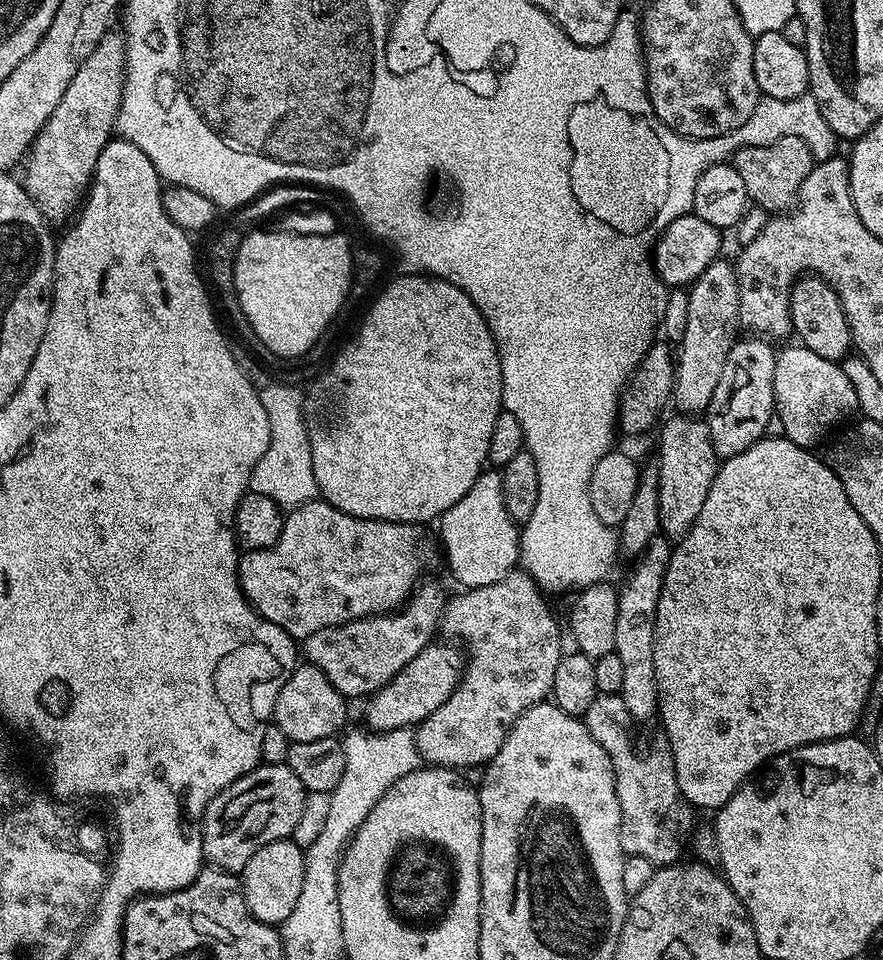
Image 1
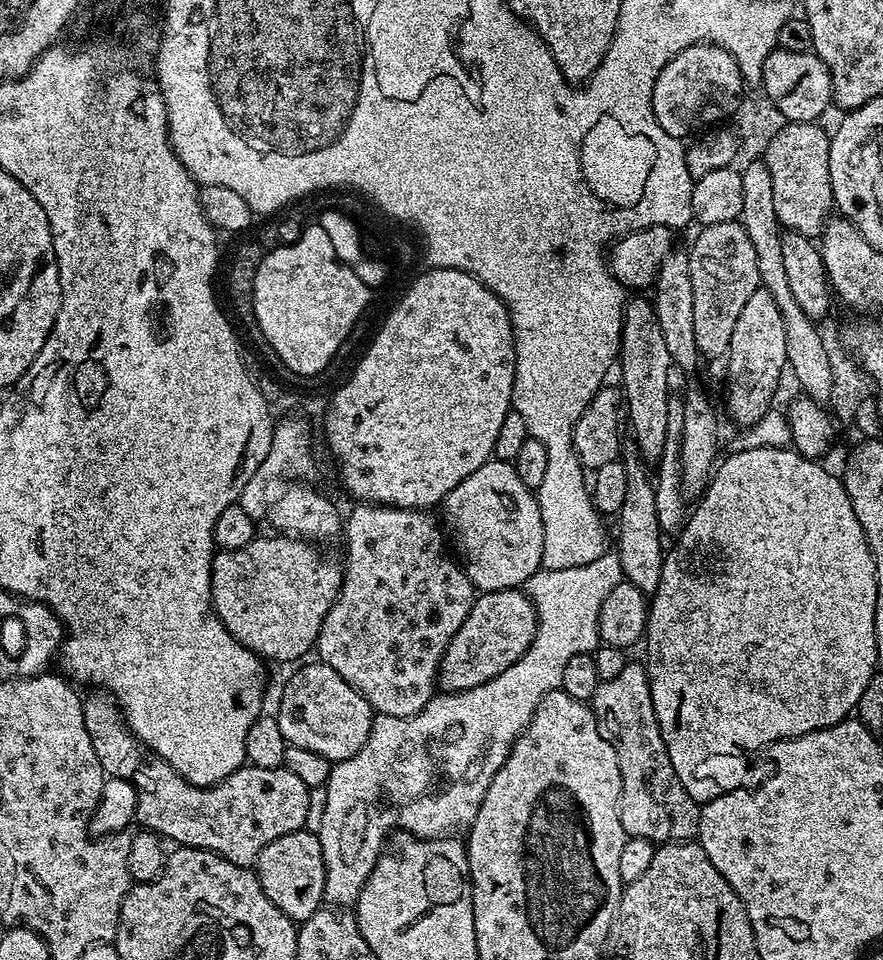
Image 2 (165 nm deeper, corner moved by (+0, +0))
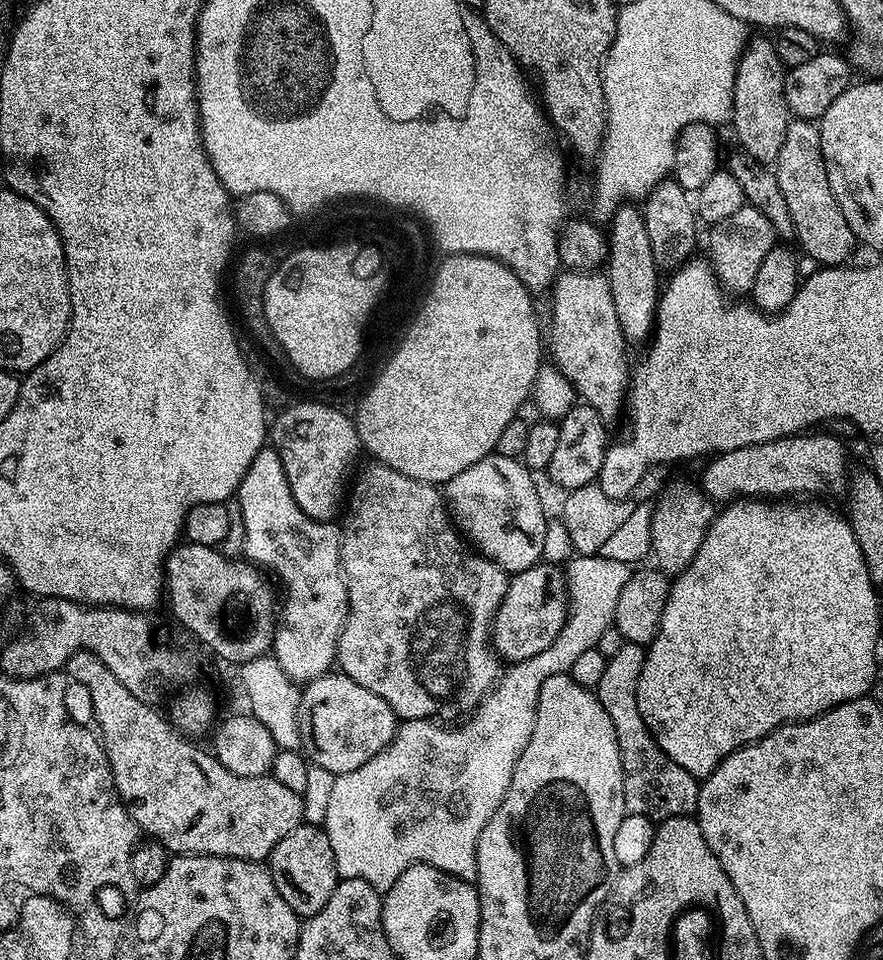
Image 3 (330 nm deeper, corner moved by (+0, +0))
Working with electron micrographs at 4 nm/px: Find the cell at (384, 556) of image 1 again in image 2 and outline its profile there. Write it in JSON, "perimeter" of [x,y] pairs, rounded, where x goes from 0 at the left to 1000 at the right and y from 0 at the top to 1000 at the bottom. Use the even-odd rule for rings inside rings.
{"perimeter":[[[325,556],[308,557],[313,558],[296,557],[277,571],[246,574],[240,580],[240,631],[245,643],[275,675],[283,676],[304,690],[335,688],[357,676],[365,648],[381,628],[381,621],[390,608],[390,593],[386,584],[366,579],[357,566]]]}

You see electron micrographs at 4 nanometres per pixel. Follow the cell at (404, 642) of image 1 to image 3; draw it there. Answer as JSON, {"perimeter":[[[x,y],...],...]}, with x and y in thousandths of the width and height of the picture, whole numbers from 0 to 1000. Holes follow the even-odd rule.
{"perimeter":[[[421,481],[418,484],[408,497],[407,495],[402,497],[398,505],[396,516],[392,521],[392,532],[387,538],[390,546],[387,545],[385,550],[385,592],[390,596],[390,605],[394,611],[394,643],[381,674],[381,692],[384,699],[401,706],[405,715],[414,715],[419,723],[428,723],[433,731],[437,731],[448,741],[454,751],[490,748],[502,748],[507,752],[520,751],[538,743],[539,736],[548,730],[548,726],[567,707],[569,689],[557,673],[557,645],[562,642],[562,636],[565,635],[575,615],[576,597],[527,566],[522,555],[510,545],[504,518],[495,505],[484,504],[473,498],[464,498],[460,494],[451,494],[451,490],[429,481]]]}

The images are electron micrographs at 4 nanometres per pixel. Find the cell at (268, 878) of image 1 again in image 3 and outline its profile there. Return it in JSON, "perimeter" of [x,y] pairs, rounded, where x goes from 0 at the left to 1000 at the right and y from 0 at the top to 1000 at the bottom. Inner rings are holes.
{"perimeter":[[[342,856],[336,863],[328,865],[328,869],[324,869],[324,873],[319,873],[319,877],[315,877],[315,881],[310,881],[310,885],[304,891],[301,903],[310,915],[315,931],[324,935],[324,944],[328,944],[341,956],[362,950],[383,920],[374,873],[367,868],[366,861],[356,858]]]}

